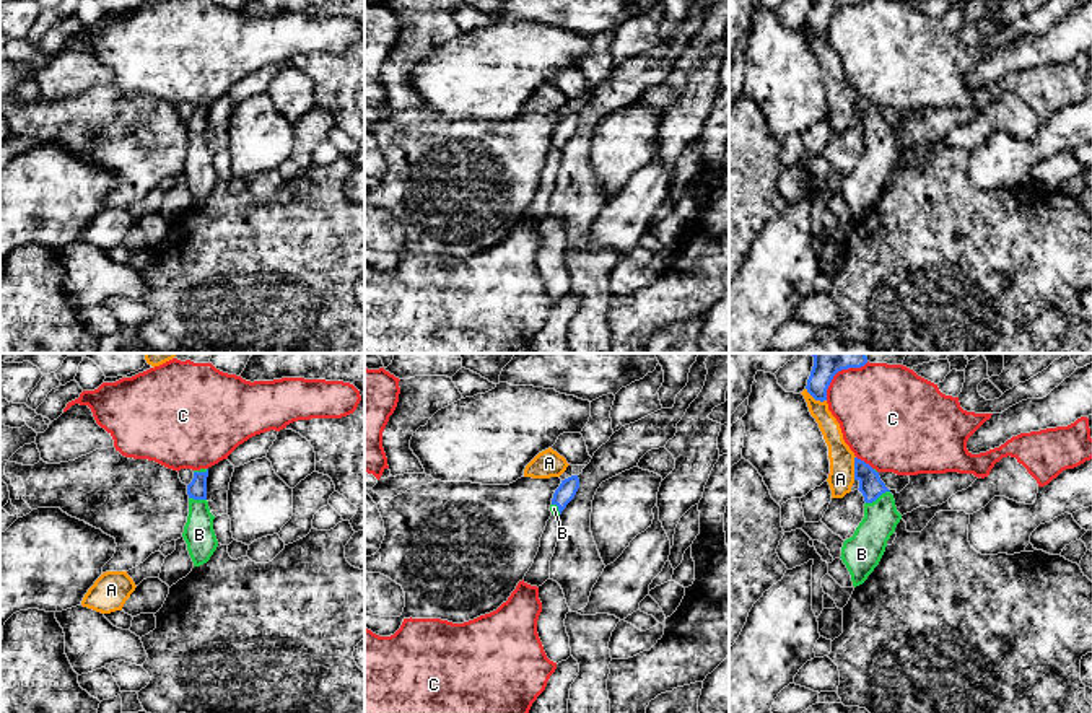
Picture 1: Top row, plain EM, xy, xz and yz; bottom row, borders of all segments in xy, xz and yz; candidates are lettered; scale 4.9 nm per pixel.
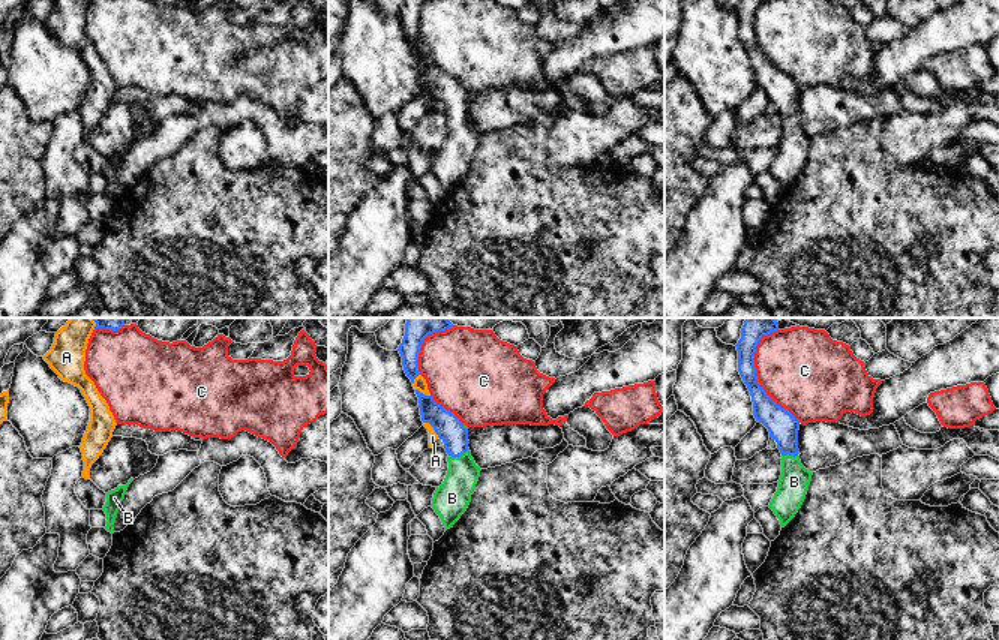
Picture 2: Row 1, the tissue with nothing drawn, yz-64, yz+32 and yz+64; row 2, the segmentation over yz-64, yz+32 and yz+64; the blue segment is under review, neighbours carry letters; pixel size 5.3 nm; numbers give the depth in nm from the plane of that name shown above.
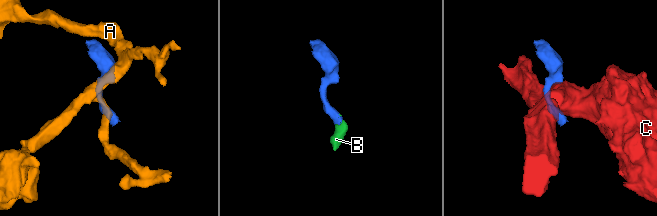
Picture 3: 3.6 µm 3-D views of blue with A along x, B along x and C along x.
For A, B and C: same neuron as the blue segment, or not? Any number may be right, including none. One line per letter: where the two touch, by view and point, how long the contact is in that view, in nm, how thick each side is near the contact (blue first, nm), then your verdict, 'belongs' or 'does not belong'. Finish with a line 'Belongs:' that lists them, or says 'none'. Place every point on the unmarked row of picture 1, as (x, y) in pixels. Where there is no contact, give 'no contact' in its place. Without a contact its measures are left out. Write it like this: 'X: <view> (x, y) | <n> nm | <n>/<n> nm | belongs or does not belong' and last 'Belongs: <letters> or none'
A: yz (855, 103) | 120 nm | 120/130 nm | does not belong
B: yz (877, 132) | 140 nm | 120/180 nm | belongs
C: yz (863, 96) | 110 nm | 120/500 nm | does not belong
Belongs: B

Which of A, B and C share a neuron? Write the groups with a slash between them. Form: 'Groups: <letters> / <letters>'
Groups: A / B / C

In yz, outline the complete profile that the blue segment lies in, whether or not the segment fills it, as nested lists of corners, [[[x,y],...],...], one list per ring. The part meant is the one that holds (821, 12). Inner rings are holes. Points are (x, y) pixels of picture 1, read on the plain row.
[[[814,0],[806,24],[815,36],[823,37],[827,36],[827,24],[838,7],[861,2],[864,0]]]

